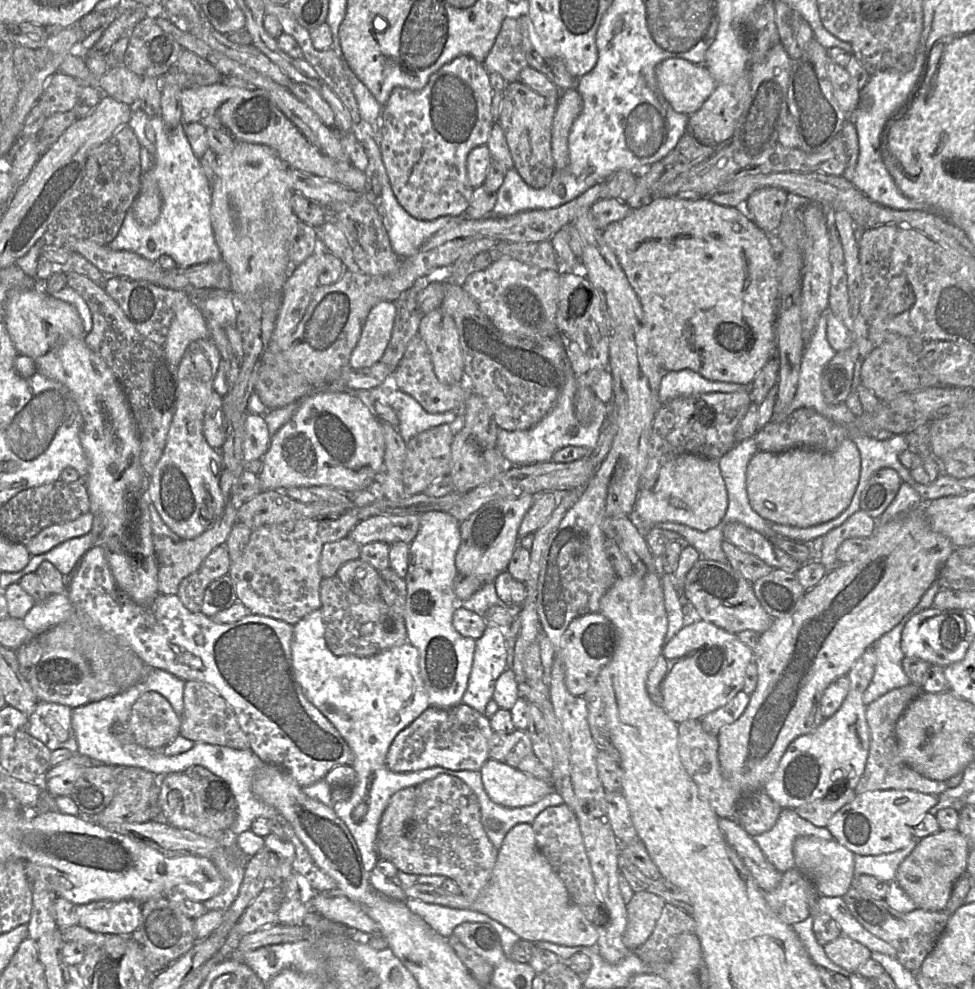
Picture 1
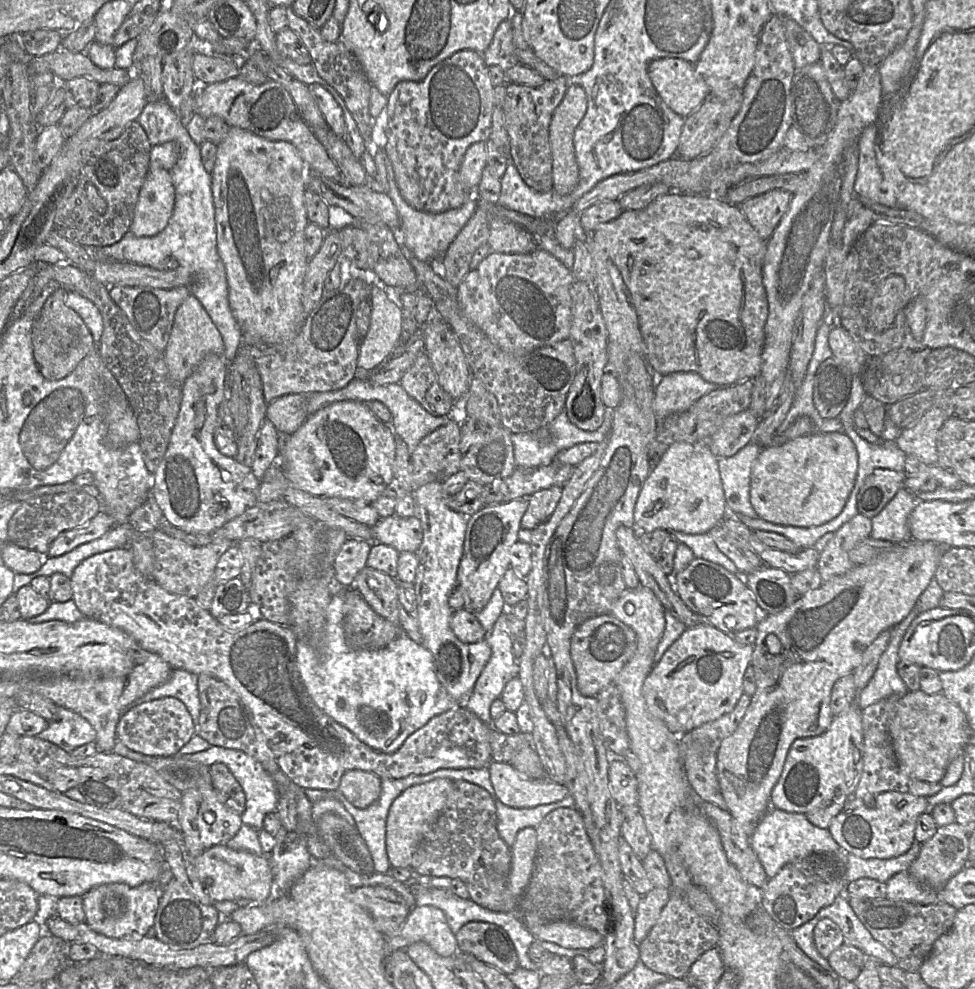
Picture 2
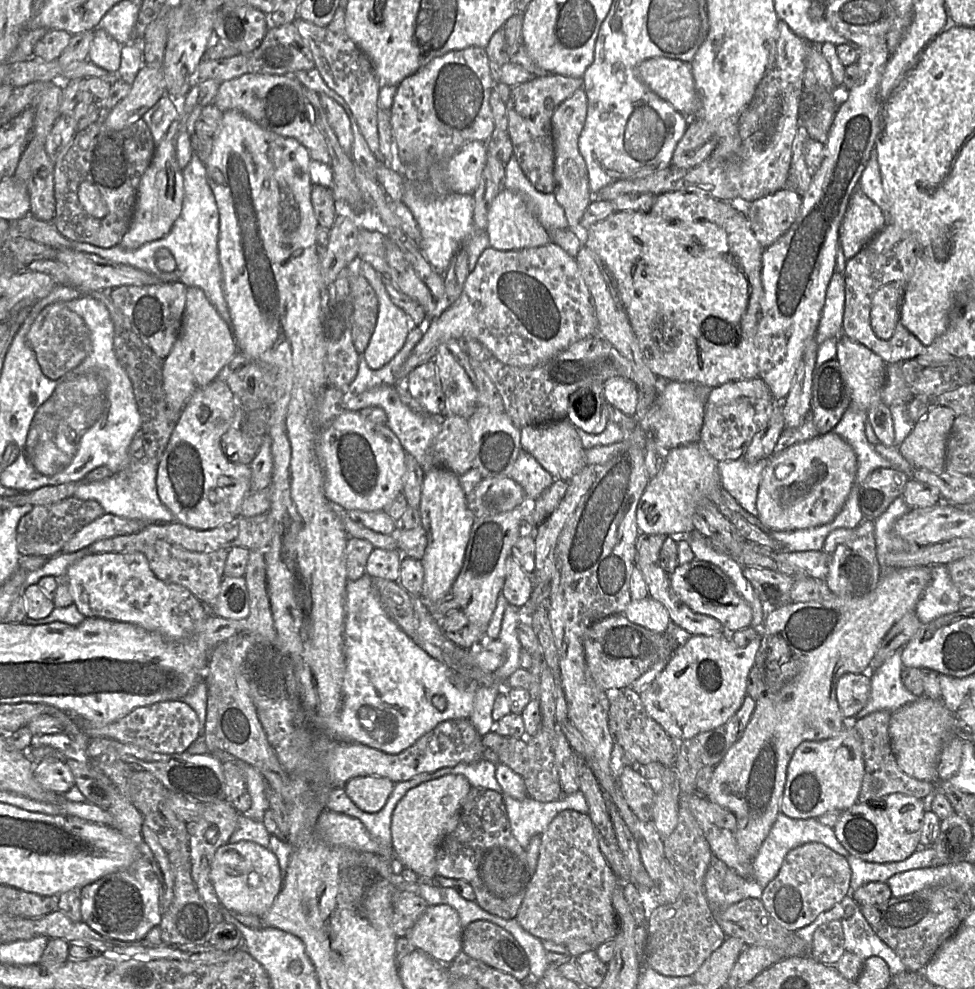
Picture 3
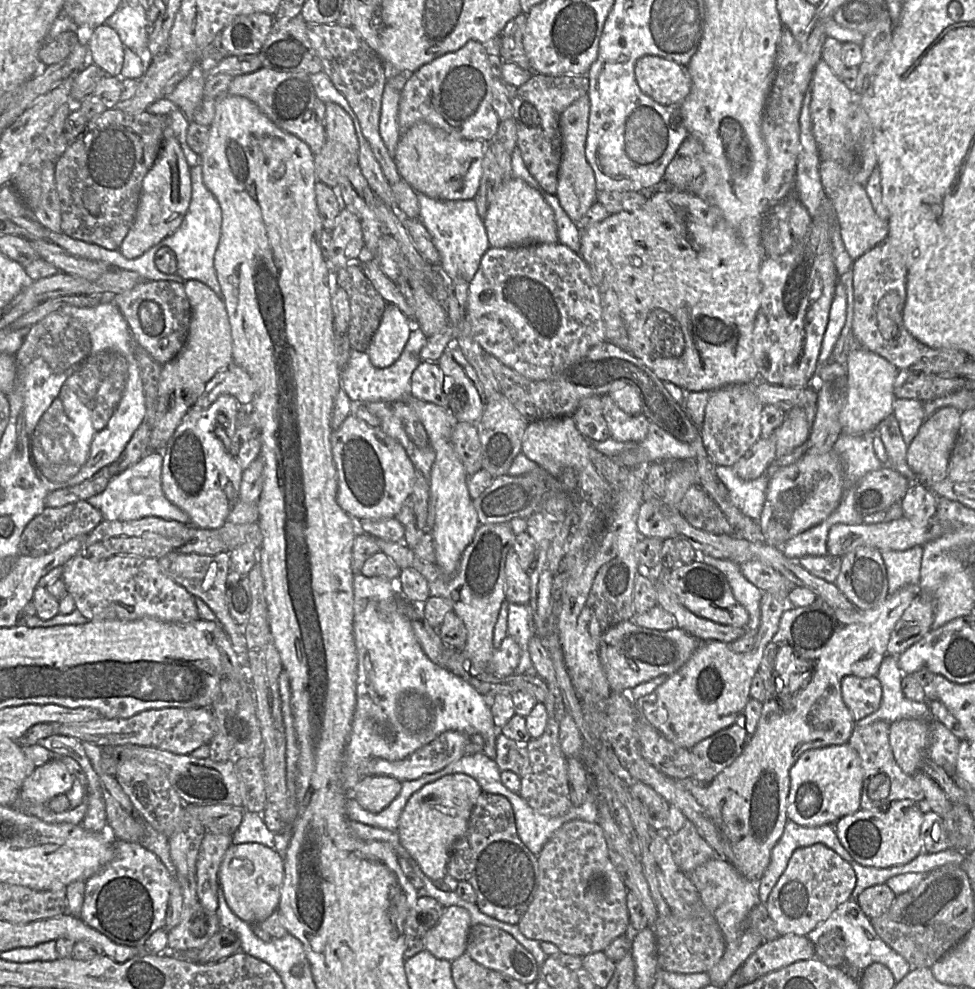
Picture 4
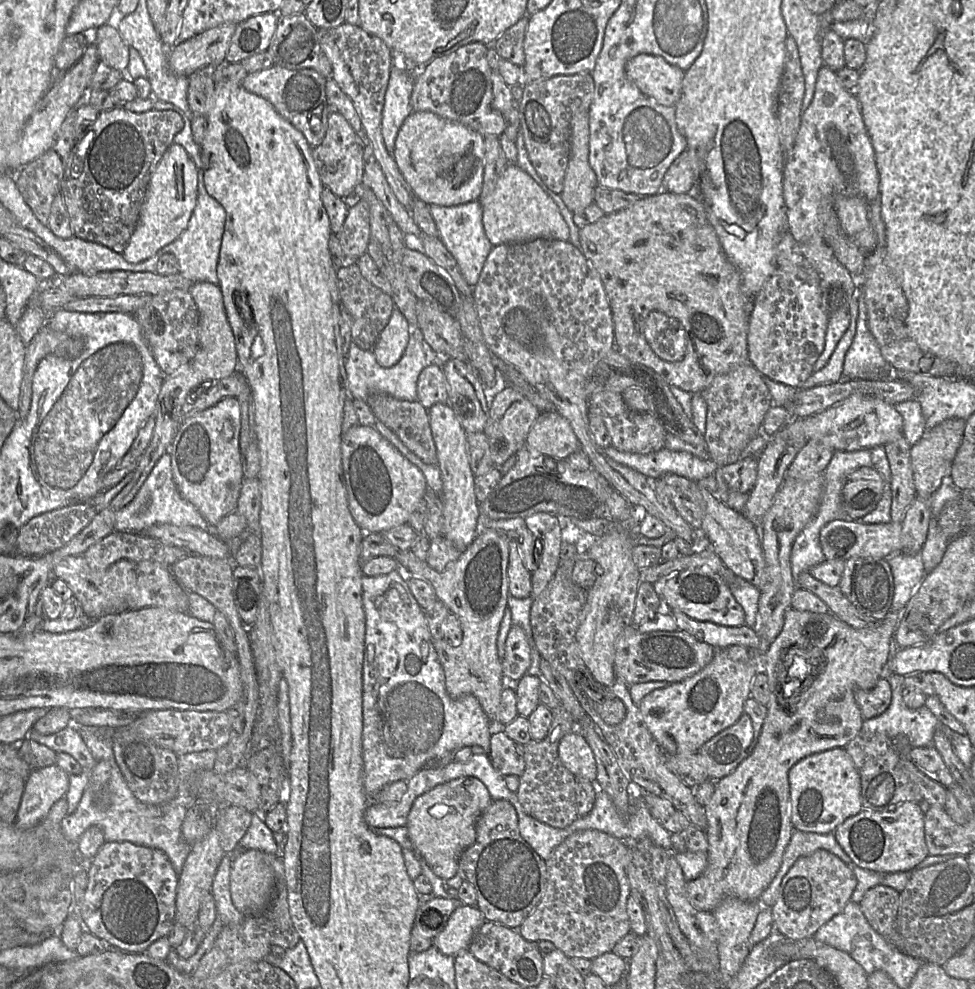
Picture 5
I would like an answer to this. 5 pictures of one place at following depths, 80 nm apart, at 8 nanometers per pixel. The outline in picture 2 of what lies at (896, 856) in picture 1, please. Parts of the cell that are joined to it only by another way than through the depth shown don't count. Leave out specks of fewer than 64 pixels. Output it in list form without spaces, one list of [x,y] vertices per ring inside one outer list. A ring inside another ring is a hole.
[[[915,841],[907,852],[889,859],[863,859],[850,853],[833,857],[843,866],[847,889],[849,883],[860,878],[871,878],[887,883],[895,874],[908,870],[920,851],[921,843]]]

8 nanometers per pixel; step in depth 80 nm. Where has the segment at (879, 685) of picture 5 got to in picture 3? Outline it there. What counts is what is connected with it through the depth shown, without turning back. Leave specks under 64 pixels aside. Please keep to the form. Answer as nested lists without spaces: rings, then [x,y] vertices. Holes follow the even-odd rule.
[[[846,673],[838,680],[836,698],[843,716],[856,720],[858,713],[866,705],[871,690],[869,674]]]

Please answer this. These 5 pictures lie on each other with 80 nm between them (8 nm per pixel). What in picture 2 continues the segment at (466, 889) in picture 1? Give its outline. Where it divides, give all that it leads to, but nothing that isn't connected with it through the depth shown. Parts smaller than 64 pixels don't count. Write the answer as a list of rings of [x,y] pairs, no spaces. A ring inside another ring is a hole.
[[[453,780],[444,809],[433,829],[421,841],[412,856],[411,871],[420,875],[460,879],[468,888],[469,899],[481,907],[494,912],[517,913],[522,896],[514,896],[509,889],[511,847],[499,836],[497,830],[495,796],[478,785],[463,780]]]

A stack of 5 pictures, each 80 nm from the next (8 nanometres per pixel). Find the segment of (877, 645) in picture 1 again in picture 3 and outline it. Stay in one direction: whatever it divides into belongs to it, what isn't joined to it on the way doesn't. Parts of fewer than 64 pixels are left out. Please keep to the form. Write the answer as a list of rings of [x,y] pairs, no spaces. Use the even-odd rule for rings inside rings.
[[[898,649],[871,674],[870,695],[856,719],[880,710],[893,713],[918,699],[917,696],[906,689],[901,680],[902,662],[900,657],[902,650]]]

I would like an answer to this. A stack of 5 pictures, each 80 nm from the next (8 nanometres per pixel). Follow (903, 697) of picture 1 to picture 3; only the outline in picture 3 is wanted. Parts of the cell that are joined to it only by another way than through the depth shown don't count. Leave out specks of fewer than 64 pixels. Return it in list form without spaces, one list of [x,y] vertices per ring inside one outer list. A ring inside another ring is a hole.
[[[886,710],[872,712],[852,722],[862,742],[863,757],[865,762],[865,774],[862,782],[858,801],[870,803],[870,806],[879,806],[879,800],[883,800],[892,793],[902,793],[918,799],[924,799],[938,788],[938,784],[923,781],[905,774],[898,766],[892,750],[889,736],[889,722],[891,713]]]

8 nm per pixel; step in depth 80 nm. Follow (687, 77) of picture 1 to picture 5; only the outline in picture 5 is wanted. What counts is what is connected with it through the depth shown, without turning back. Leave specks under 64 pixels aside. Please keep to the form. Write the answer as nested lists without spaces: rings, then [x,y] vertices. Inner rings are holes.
[[[639,54],[625,65],[627,78],[647,97],[662,106],[675,106],[685,72],[655,55]]]

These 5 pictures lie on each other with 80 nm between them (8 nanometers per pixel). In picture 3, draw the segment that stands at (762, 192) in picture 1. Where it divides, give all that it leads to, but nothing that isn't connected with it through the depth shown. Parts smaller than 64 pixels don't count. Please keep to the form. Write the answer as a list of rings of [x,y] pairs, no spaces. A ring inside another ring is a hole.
[[[789,187],[745,203],[743,212],[760,246],[765,249],[782,236],[796,220],[801,198]]]

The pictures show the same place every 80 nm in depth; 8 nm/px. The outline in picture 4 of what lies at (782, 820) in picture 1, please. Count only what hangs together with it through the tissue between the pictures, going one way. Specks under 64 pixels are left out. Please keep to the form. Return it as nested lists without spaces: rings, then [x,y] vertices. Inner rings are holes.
[[[788,819],[781,838],[772,849],[770,863],[758,881],[758,895],[762,904],[766,903],[770,892],[785,871],[793,852],[815,843],[826,845],[851,864],[852,857],[840,843],[833,825],[806,827]]]

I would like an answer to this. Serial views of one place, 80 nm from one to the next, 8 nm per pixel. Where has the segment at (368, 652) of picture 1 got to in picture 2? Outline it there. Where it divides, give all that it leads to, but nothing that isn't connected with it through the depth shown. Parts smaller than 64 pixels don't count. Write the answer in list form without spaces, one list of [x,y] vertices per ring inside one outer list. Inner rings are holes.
[[[351,588],[344,592],[343,629],[346,643],[357,650],[383,648],[404,634],[397,625],[377,614],[364,598]]]

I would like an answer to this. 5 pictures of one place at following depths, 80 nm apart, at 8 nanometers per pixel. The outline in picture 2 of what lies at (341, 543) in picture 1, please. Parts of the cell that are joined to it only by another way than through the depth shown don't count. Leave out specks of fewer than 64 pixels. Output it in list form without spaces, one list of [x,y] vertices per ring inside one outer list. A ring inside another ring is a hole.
[[[347,538],[333,560],[335,585],[350,587],[355,576],[367,563],[371,542]]]

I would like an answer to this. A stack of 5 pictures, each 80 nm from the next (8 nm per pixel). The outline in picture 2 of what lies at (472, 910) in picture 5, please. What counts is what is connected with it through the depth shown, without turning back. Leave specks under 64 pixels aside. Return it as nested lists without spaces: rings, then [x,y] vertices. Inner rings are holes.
[[[416,906],[409,912],[401,930],[386,939],[388,953],[405,949],[415,942],[427,943],[442,957],[459,952],[455,934],[449,927],[445,913],[434,906]]]

